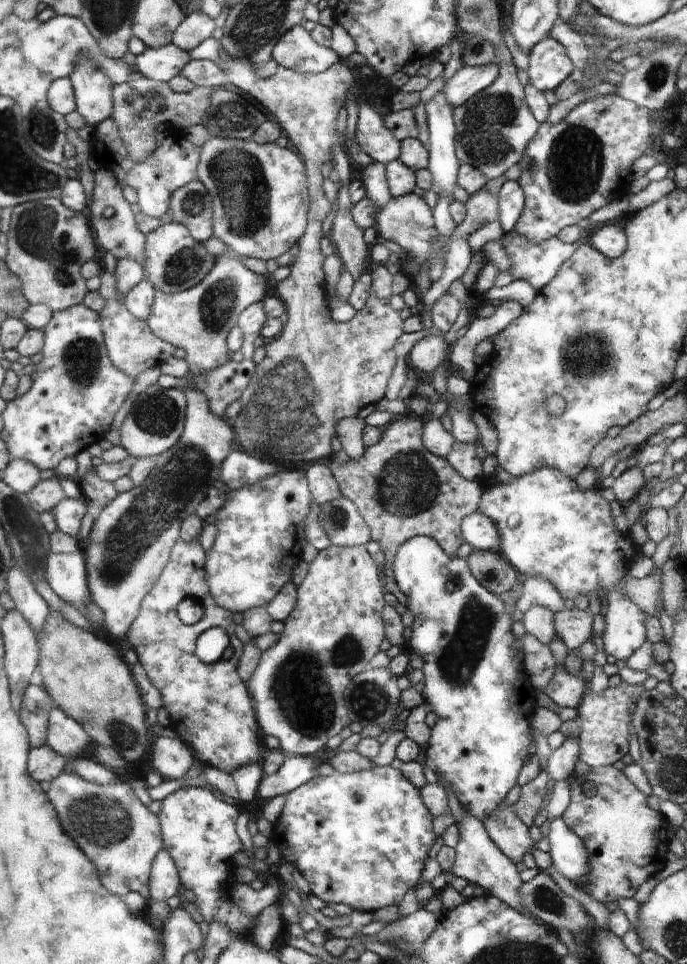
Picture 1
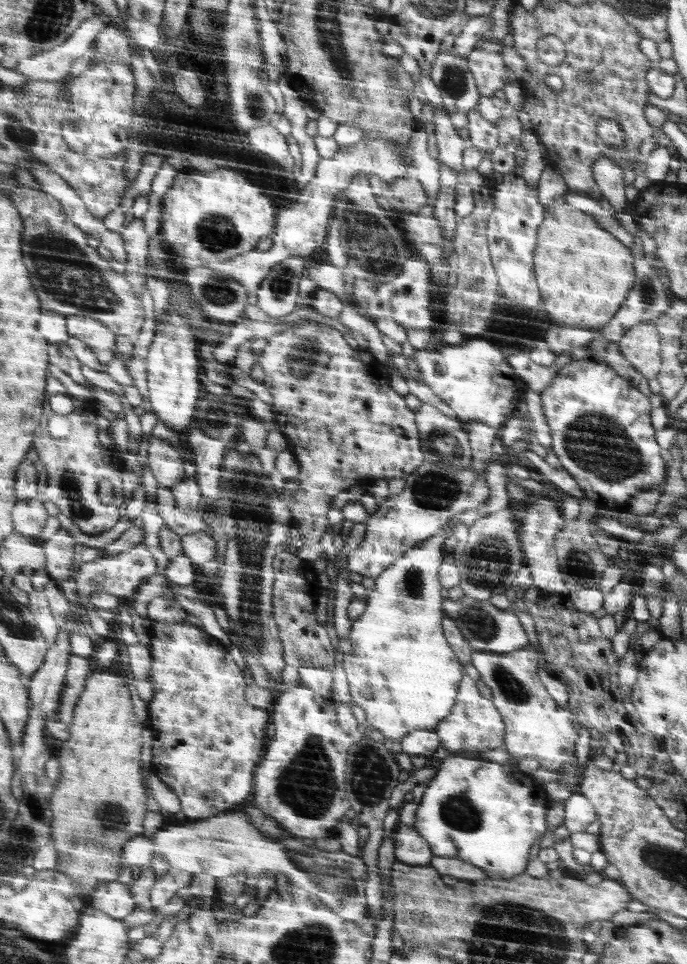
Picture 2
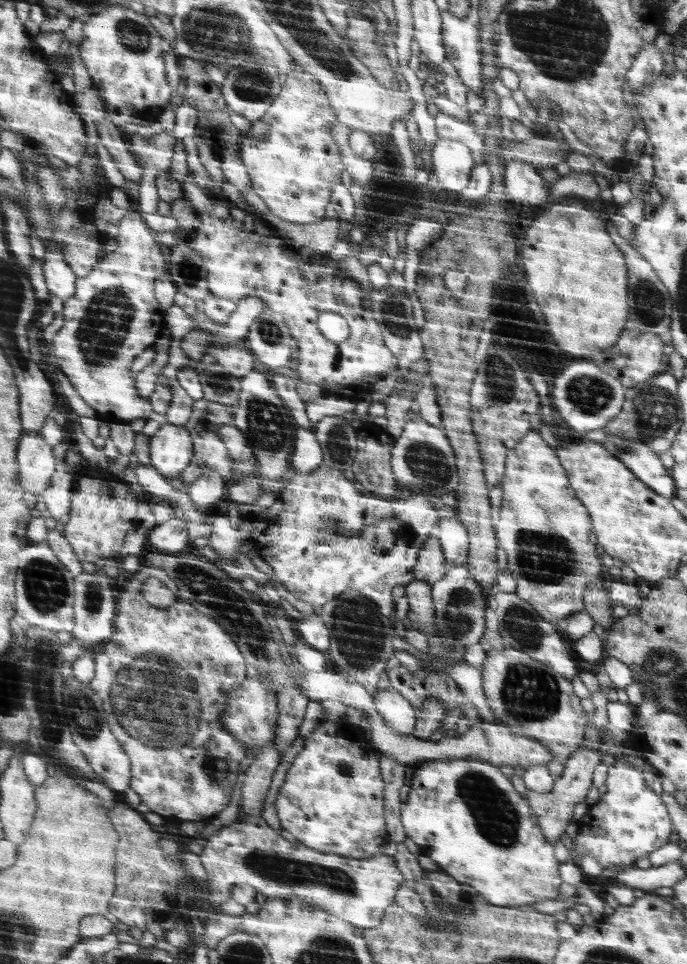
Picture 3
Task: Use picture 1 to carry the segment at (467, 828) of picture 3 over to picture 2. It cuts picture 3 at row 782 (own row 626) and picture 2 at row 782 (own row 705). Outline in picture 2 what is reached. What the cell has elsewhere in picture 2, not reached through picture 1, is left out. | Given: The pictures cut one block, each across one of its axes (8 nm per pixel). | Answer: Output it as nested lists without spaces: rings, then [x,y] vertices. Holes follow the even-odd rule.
[[[442,755],[436,774],[428,781],[428,786],[416,810],[413,826],[428,842],[434,856],[457,858],[482,868],[492,879],[510,879],[524,873],[528,852],[534,844],[542,840],[548,832],[546,808],[548,795],[536,786],[529,774],[508,774],[504,766],[497,762],[488,762],[475,755]]]

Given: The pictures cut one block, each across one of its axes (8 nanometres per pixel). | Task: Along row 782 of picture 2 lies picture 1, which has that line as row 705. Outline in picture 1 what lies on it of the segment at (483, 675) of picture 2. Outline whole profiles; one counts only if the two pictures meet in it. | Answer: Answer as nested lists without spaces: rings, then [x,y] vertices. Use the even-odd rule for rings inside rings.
[[[557,664],[555,675],[547,684],[545,693],[560,707],[569,706],[577,709],[586,692],[586,682],[580,675],[583,675],[582,672],[578,672],[575,676],[570,675],[564,665]]]

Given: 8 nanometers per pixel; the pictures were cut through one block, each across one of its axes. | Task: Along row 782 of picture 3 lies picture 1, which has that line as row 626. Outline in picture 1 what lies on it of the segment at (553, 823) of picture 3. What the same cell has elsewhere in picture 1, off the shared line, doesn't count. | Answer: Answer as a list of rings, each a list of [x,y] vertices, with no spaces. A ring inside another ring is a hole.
[[[564,609],[554,613],[553,625],[558,638],[569,650],[577,650],[593,632],[593,616],[588,610]]]

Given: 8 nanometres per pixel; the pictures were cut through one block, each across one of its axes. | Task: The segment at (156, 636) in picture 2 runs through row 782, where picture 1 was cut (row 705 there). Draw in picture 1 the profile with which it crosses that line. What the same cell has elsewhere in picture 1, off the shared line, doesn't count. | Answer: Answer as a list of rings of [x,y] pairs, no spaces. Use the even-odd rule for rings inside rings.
[[[198,539],[192,542],[184,540],[177,542],[170,564],[166,567],[158,584],[145,598],[141,608],[141,615],[133,624],[128,639],[137,654],[140,654],[142,664],[146,666],[152,682],[156,684],[163,696],[164,708],[166,708],[170,716],[170,728],[180,734],[182,741],[190,746],[196,758],[201,762],[233,774],[240,767],[258,762],[258,746],[260,746],[260,736],[258,736],[259,722],[256,722],[257,716],[254,716],[256,706],[252,706],[250,694],[246,690],[247,682],[242,678],[239,671],[242,657],[245,655],[246,645],[236,634],[236,628],[238,628],[236,618],[234,618],[236,613],[219,605],[214,598],[210,577],[207,575],[208,554],[209,552],[204,550],[204,546]],[[186,598],[196,598],[206,608],[206,616],[198,624],[189,625],[182,622],[182,618],[180,618],[180,604]],[[214,627],[222,627],[229,632],[231,636],[231,652],[218,662],[207,663],[197,654],[198,639],[199,636],[202,636],[207,630]]]

